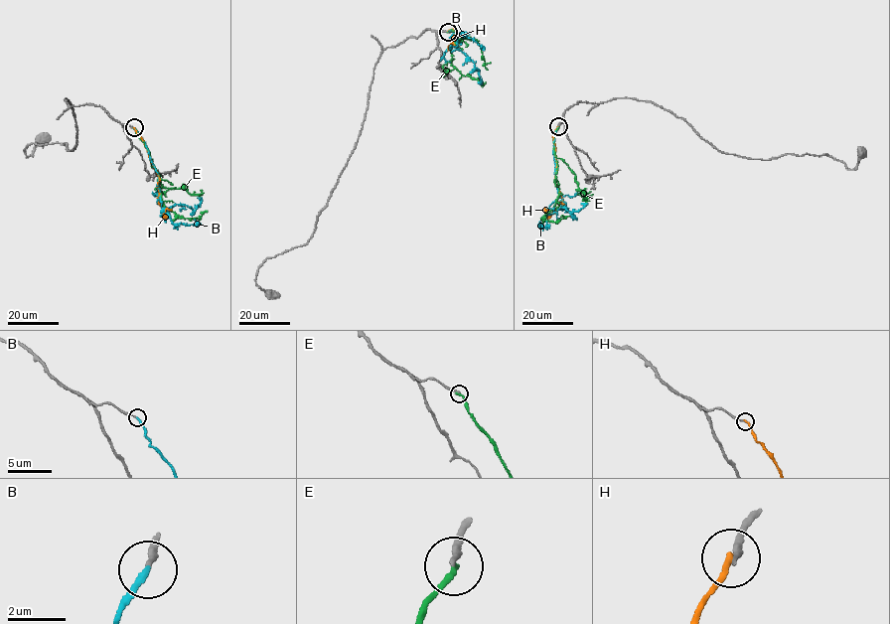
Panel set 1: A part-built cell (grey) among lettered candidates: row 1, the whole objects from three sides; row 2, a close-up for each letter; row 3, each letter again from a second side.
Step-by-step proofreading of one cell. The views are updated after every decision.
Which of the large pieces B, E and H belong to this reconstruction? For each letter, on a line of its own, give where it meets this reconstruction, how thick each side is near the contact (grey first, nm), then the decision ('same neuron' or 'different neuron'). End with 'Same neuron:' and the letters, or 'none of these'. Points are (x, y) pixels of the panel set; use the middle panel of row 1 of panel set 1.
B: contact (448, 32); calibres 130 and 220 nm; same neuron
E: contact (448, 32); calibres 150 and 200 nm; different neuron
H: contact (448, 32); calibres 150 and 180 nm; different neuron
Same neuron: B

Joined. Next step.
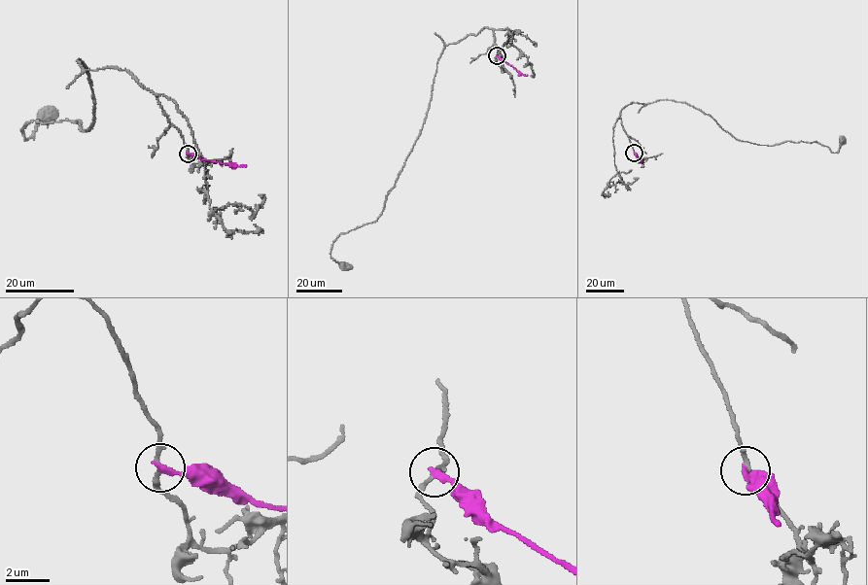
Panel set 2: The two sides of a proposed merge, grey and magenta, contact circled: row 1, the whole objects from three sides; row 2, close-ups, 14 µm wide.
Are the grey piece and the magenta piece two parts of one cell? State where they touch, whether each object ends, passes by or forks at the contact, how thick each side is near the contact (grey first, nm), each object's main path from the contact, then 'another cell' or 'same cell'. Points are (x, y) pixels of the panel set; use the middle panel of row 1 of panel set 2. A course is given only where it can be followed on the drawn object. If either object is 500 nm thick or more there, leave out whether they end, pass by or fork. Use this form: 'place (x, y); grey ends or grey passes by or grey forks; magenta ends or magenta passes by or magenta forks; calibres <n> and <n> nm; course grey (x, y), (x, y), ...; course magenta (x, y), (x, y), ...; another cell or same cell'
place (497, 55); grey passes by; magenta ends; calibres 170 and 300 nm; course grey (497, 55), (494, 32), (484, 26), (446, 45), (418, 137), (381, 214), (332, 243), (330, 257), (345, 265); course magenta (497, 55), (527, 75); another cell

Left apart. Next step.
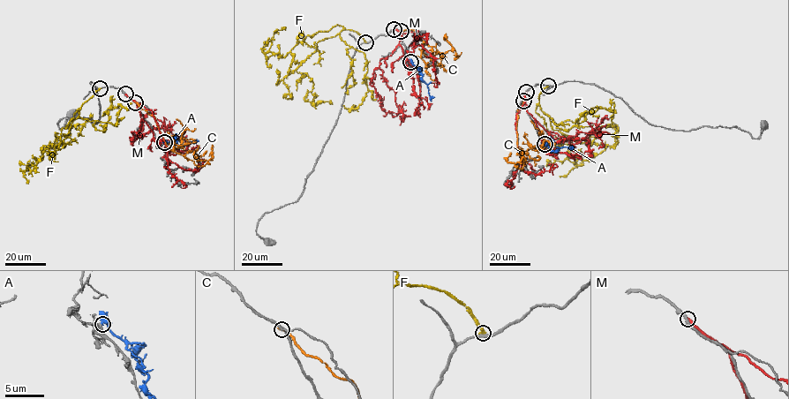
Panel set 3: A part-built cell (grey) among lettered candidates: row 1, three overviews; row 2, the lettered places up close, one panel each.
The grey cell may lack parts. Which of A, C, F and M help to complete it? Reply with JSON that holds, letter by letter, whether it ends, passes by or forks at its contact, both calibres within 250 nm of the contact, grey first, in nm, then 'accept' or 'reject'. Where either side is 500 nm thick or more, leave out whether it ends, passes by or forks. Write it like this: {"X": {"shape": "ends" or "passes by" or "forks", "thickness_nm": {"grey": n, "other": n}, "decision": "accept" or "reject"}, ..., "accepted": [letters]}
{"A": {"shape": "passes by", "thickness_nm": {"grey": 360, "other": 360}, "decision": "reject"}, "C": {"shape": "ends", "thickness_nm": {"grey": 240, "other": 180}, "decision": "reject"}, "F": {"shape": "ends", "thickness_nm": {"grey": 240, "other": 320}, "decision": "reject"}, "M": {"shape": "ends", "thickness_nm": {"grey": 200, "other": 280}, "decision": "reject"}, "accepted": []}

